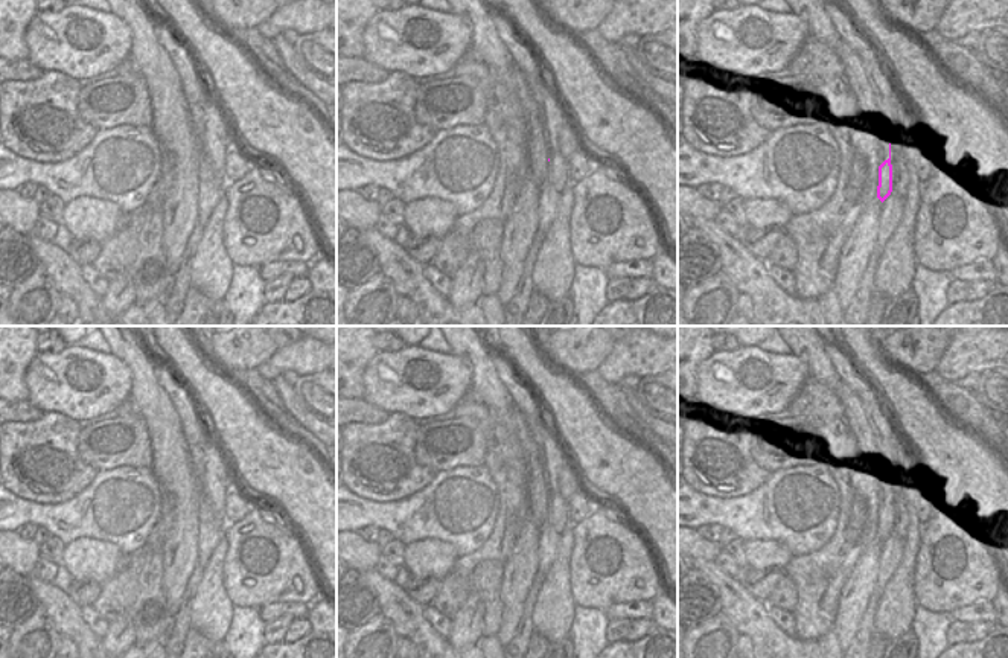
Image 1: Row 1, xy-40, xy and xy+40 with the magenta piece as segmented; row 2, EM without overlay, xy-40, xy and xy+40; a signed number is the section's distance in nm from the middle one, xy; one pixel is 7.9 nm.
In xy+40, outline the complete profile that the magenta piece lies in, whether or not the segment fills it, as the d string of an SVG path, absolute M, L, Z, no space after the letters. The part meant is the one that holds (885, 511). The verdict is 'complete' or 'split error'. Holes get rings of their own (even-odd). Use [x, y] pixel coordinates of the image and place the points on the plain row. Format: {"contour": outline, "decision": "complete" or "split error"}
{"contour": "M845 382L841 384L834 394L844 405L844 414L856 434L857 442L872 462L872 495L876 497L879 507L877 539L883 544L892 533L892 506L891 484L880 474L882 446L868 423L868 416L860 404L859 394L856 394Z", "decision": "split error"}

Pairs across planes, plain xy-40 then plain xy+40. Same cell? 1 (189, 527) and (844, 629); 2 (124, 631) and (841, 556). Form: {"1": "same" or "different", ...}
{"1": "same", "2": "same"}

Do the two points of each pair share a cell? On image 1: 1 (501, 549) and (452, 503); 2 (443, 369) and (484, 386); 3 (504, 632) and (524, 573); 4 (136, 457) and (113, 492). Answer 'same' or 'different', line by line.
1: different
2: different
3: same
4: different

